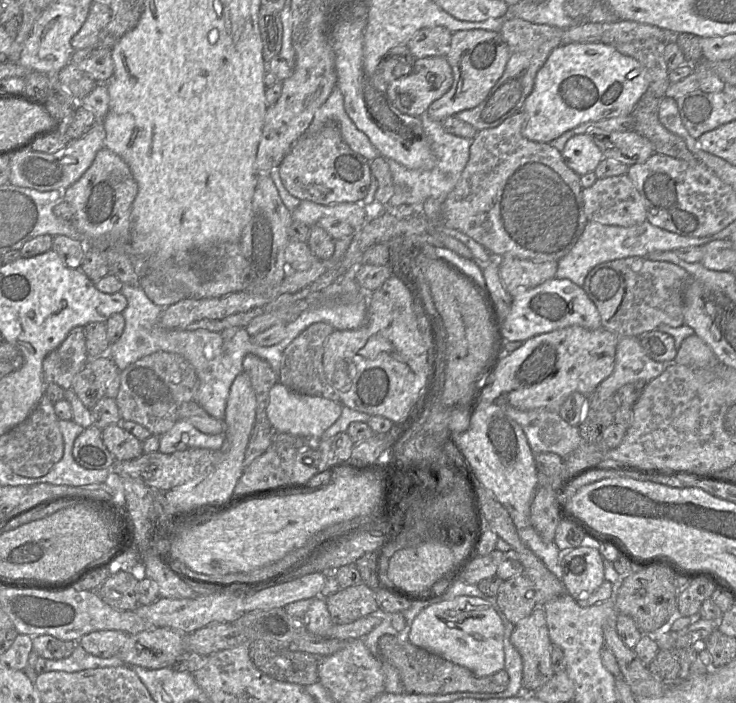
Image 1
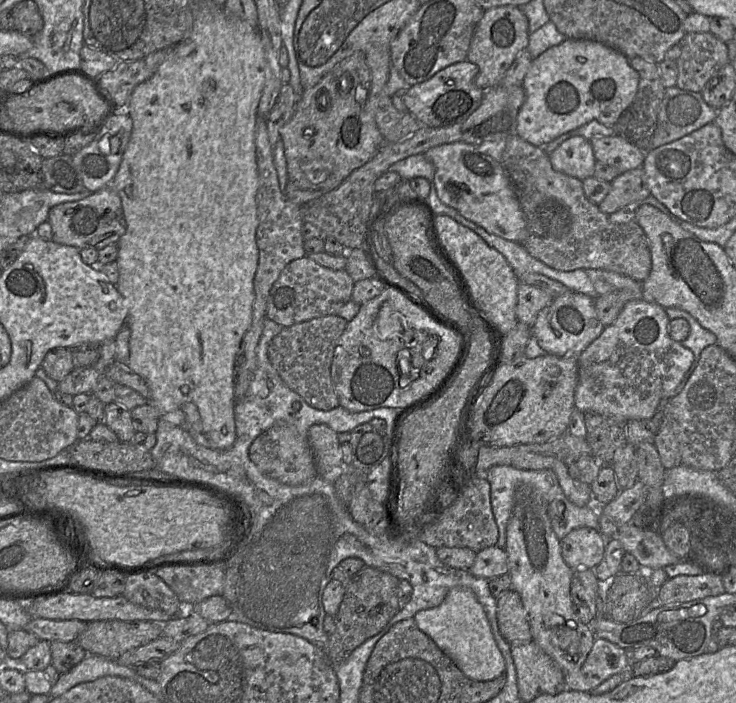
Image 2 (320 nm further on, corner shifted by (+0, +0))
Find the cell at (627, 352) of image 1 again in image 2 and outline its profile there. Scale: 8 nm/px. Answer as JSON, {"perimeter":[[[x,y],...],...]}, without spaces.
{"perimeter":[[[643,299],[625,304],[616,321],[605,326],[601,335],[587,346],[577,357],[578,383],[575,390],[575,408],[582,413],[596,412],[628,420],[648,420],[653,417],[660,404],[675,396],[675,390],[693,362],[693,352],[668,334],[670,319],[665,308]]]}

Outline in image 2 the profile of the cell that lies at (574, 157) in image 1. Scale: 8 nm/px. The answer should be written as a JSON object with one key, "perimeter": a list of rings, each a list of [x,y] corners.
{"perimeter":[[[583,136],[565,140],[549,154],[549,159],[556,171],[581,181],[594,176],[597,159],[590,140]]]}

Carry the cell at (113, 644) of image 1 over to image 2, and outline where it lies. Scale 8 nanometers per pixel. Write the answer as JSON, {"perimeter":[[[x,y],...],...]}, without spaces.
{"perimeter":[[[32,618],[24,630],[48,642],[74,642],[86,626],[87,623],[80,620]]]}

